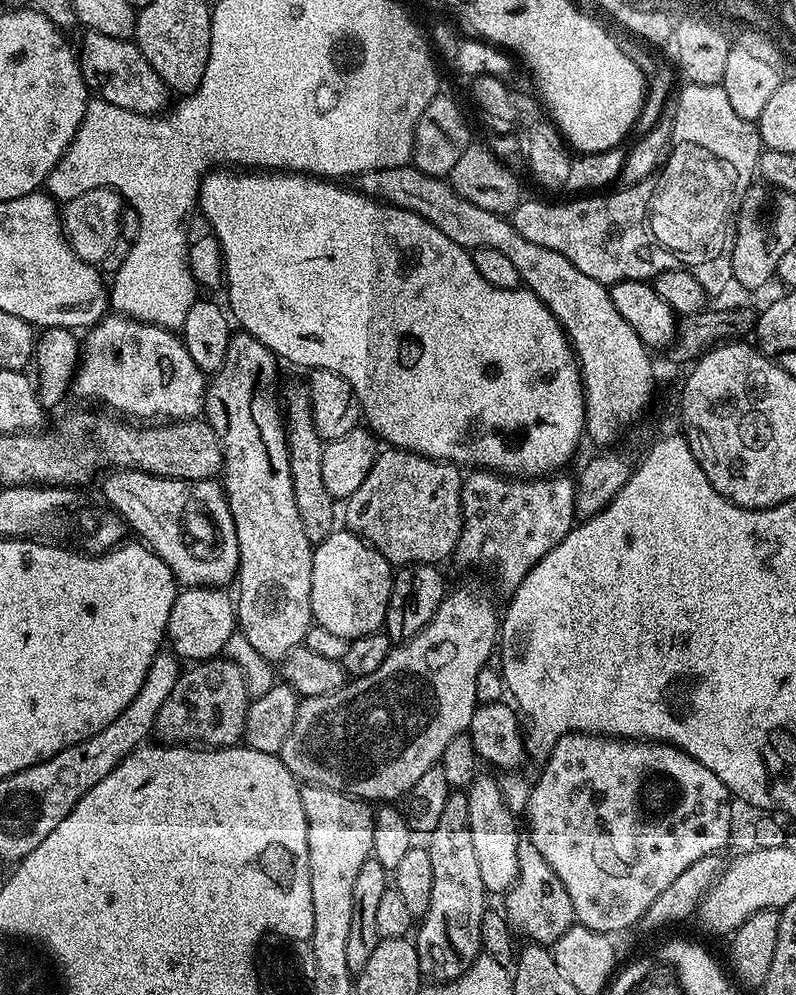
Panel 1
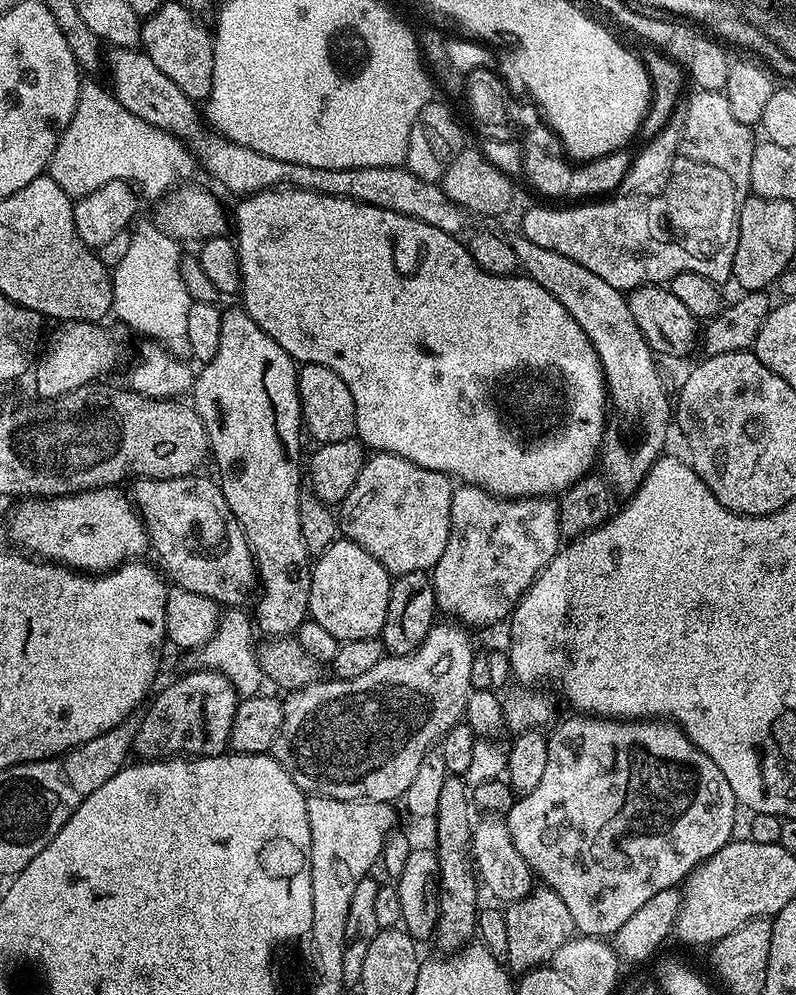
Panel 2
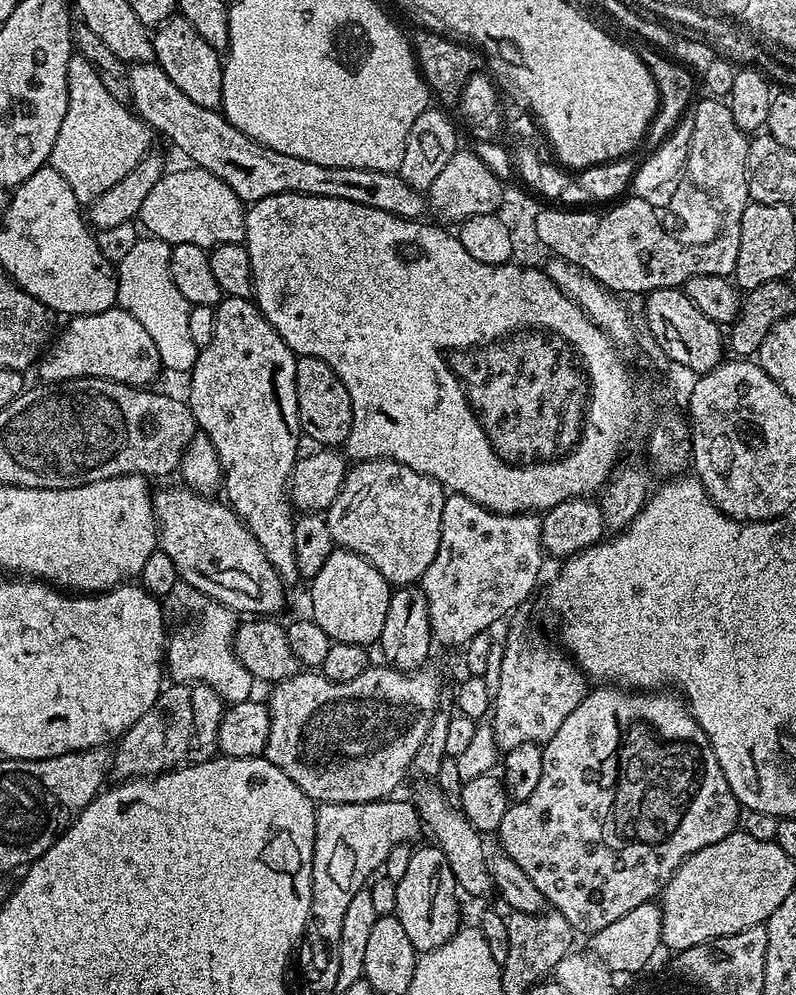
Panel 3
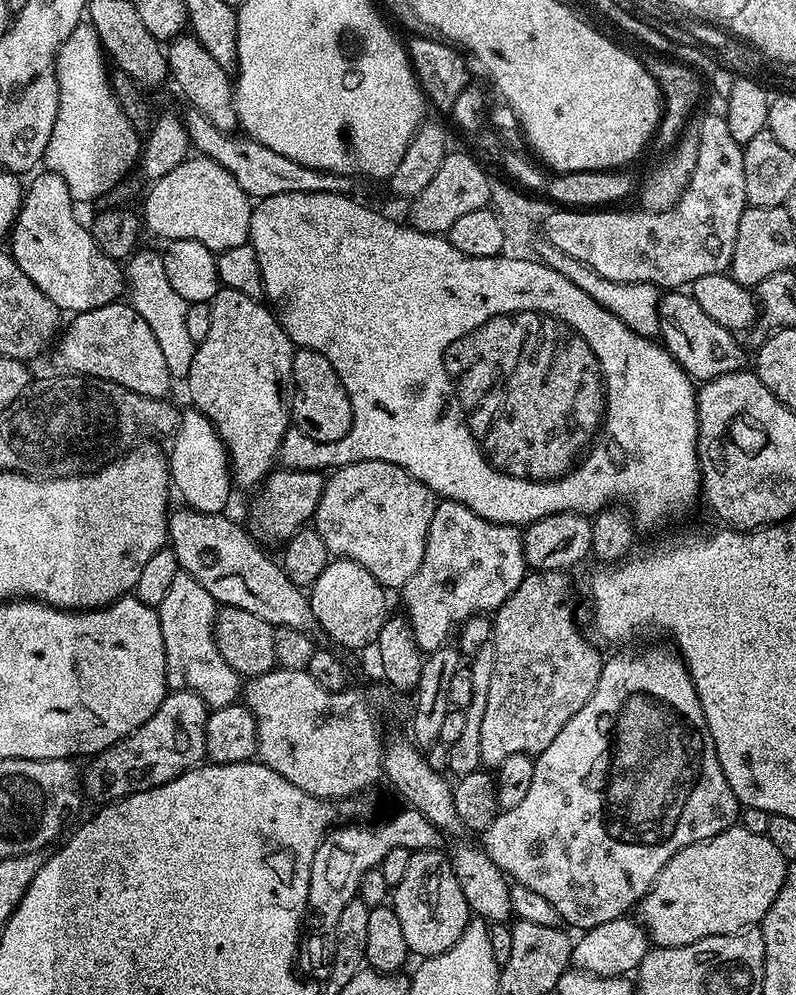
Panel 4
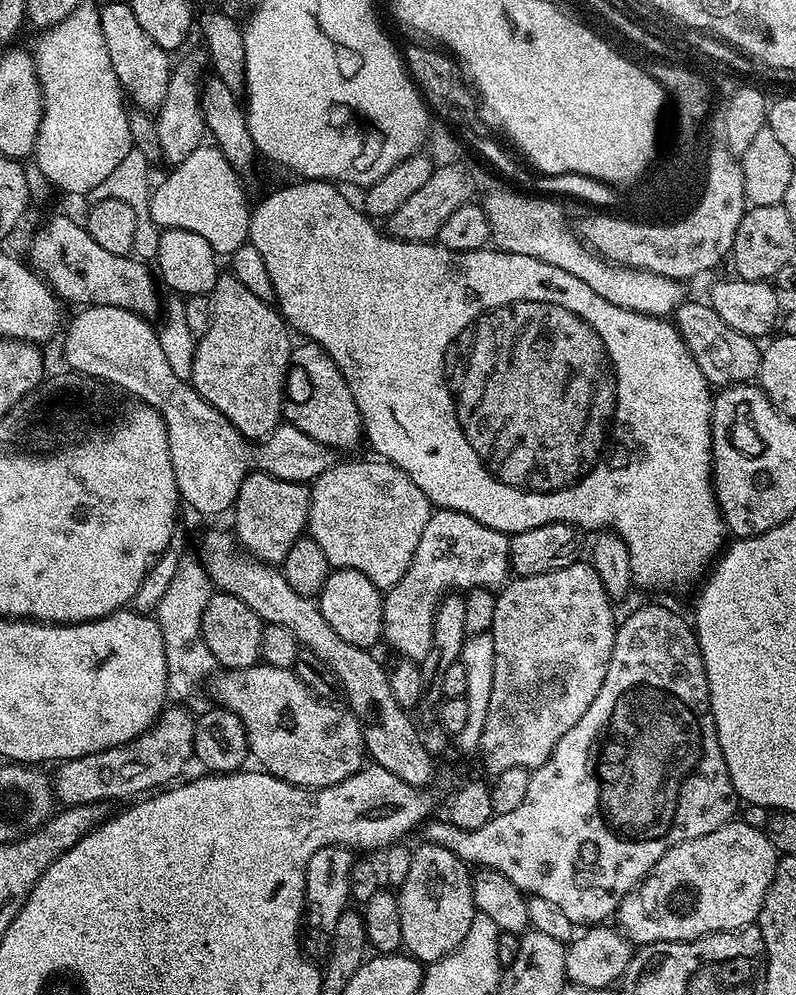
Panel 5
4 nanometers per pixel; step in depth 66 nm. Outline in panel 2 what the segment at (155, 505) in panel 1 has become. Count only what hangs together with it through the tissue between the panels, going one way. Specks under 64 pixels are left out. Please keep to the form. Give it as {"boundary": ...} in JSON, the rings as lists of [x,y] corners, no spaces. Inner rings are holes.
{"boundary":[[[193,474],[165,480],[137,479],[131,485],[133,488],[132,492],[130,491],[130,499],[140,514],[144,529],[148,532],[151,551],[156,551],[157,558],[164,563],[163,571],[167,579],[175,587],[197,592],[216,601],[220,606],[240,606],[244,604],[242,602],[248,595],[251,597],[257,591],[256,563],[238,518],[234,518],[230,506],[226,506],[226,498],[219,483],[213,477],[211,480],[204,475]]]}

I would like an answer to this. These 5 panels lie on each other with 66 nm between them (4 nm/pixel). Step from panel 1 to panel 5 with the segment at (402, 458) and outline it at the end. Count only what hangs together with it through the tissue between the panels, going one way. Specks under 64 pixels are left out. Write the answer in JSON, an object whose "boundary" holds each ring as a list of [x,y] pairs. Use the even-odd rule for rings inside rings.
{"boundary":[[[379,458],[371,459],[352,460],[349,464],[333,463],[326,474],[311,481],[312,497],[308,506],[306,532],[314,542],[318,542],[318,546],[322,546],[333,569],[358,570],[366,574],[376,588],[387,590],[395,586],[402,574],[406,574],[414,558],[414,550],[418,550],[418,538],[422,538],[422,530],[432,517],[434,506],[398,466]]]}

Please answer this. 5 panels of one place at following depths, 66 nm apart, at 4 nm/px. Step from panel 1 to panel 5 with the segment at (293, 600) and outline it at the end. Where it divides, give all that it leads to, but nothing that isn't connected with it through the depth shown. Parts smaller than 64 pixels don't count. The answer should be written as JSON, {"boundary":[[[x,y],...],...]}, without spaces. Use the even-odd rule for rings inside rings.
{"boundary":[[[231,274],[218,276],[217,284],[210,293],[210,299],[212,301],[210,330],[206,330],[206,334],[199,337],[190,383],[196,389],[196,395],[218,409],[246,439],[259,442],[271,432],[277,431],[276,423],[281,423],[282,420],[282,409],[286,403],[284,375],[290,372],[294,347],[293,341],[288,341],[290,329],[284,317],[269,301],[257,298]]]}

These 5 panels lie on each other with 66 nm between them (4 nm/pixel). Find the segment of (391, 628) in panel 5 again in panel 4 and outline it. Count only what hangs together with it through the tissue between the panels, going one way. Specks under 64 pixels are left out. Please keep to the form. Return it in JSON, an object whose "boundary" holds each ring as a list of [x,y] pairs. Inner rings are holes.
{"boundary":[[[441,499],[434,510],[434,518],[430,520],[430,534],[426,538],[422,566],[418,566],[414,578],[410,578],[402,589],[404,604],[408,607],[406,619],[421,653],[436,652],[445,647],[449,643],[448,635],[451,632],[453,635],[454,630],[459,629],[471,616],[495,613],[529,572],[524,537],[517,525],[495,524],[458,502]]]}

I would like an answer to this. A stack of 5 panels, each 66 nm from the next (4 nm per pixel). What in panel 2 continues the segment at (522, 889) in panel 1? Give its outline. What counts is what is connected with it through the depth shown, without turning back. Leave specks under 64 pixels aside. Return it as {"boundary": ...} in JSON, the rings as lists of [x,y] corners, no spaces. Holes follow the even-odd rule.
{"boundary":[[[543,886],[533,887],[526,898],[511,901],[503,909],[503,914],[506,918],[506,942],[510,946],[506,967],[512,974],[523,974],[531,968],[547,965],[558,946],[577,935],[574,918],[566,907],[566,902],[562,902],[554,890]]]}

